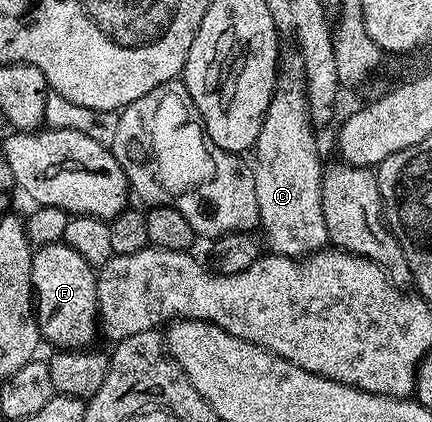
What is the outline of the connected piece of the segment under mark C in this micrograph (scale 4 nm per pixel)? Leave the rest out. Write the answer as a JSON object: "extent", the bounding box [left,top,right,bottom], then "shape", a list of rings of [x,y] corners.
{"extent":[254,52,330,259],"shape":[[[299,52],[285,56],[276,90],[254,146],[254,195],[258,195],[259,228],[272,253],[303,259],[325,248],[330,238],[322,219],[322,168],[316,150],[312,117],[308,114],[308,84]]]}

